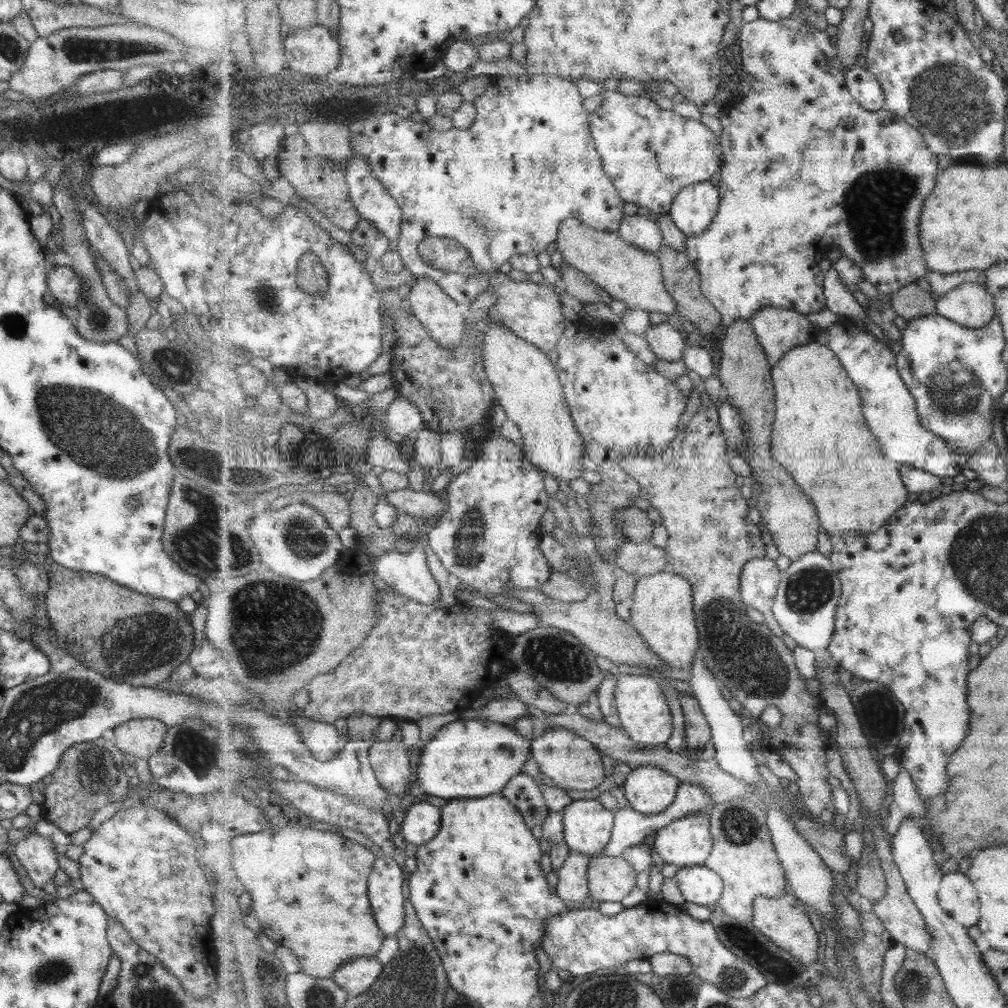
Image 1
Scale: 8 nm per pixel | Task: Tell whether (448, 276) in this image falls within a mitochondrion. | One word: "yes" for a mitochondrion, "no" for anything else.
no

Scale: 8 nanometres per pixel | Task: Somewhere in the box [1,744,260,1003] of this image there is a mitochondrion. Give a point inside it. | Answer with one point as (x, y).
(52, 972)

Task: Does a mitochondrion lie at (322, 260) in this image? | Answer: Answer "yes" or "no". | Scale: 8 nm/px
no

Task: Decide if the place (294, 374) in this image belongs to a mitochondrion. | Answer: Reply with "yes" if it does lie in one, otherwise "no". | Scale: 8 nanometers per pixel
no

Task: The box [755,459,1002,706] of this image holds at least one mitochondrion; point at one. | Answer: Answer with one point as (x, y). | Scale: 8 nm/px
(810, 588)

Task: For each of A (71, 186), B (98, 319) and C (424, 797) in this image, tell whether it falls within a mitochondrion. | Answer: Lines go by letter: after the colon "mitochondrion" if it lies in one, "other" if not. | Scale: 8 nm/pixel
A: mitochondrion
B: mitochondrion
C: other

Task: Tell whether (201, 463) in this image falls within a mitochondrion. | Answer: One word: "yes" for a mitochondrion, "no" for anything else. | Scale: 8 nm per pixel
yes

